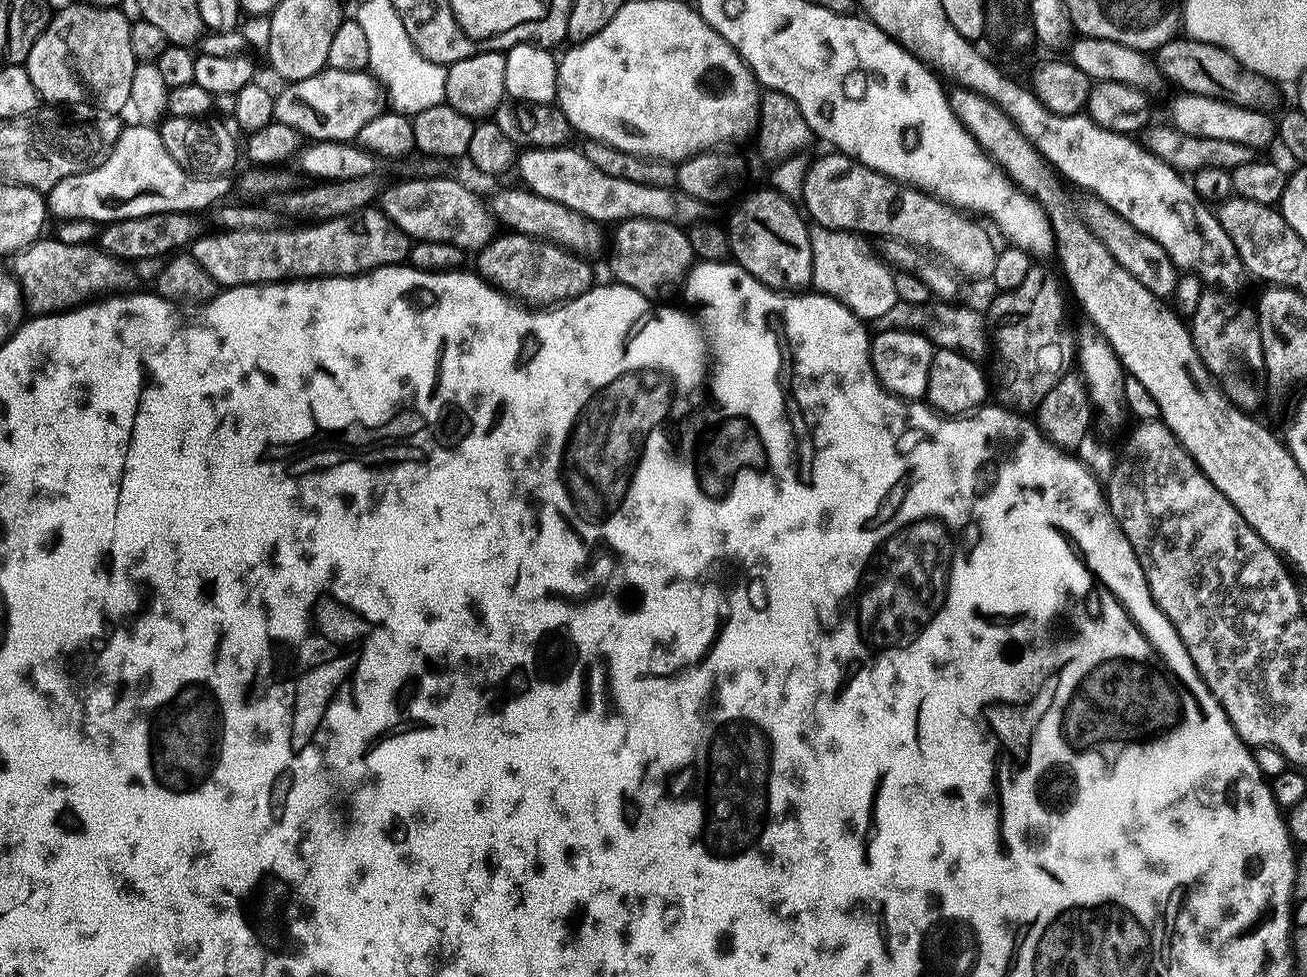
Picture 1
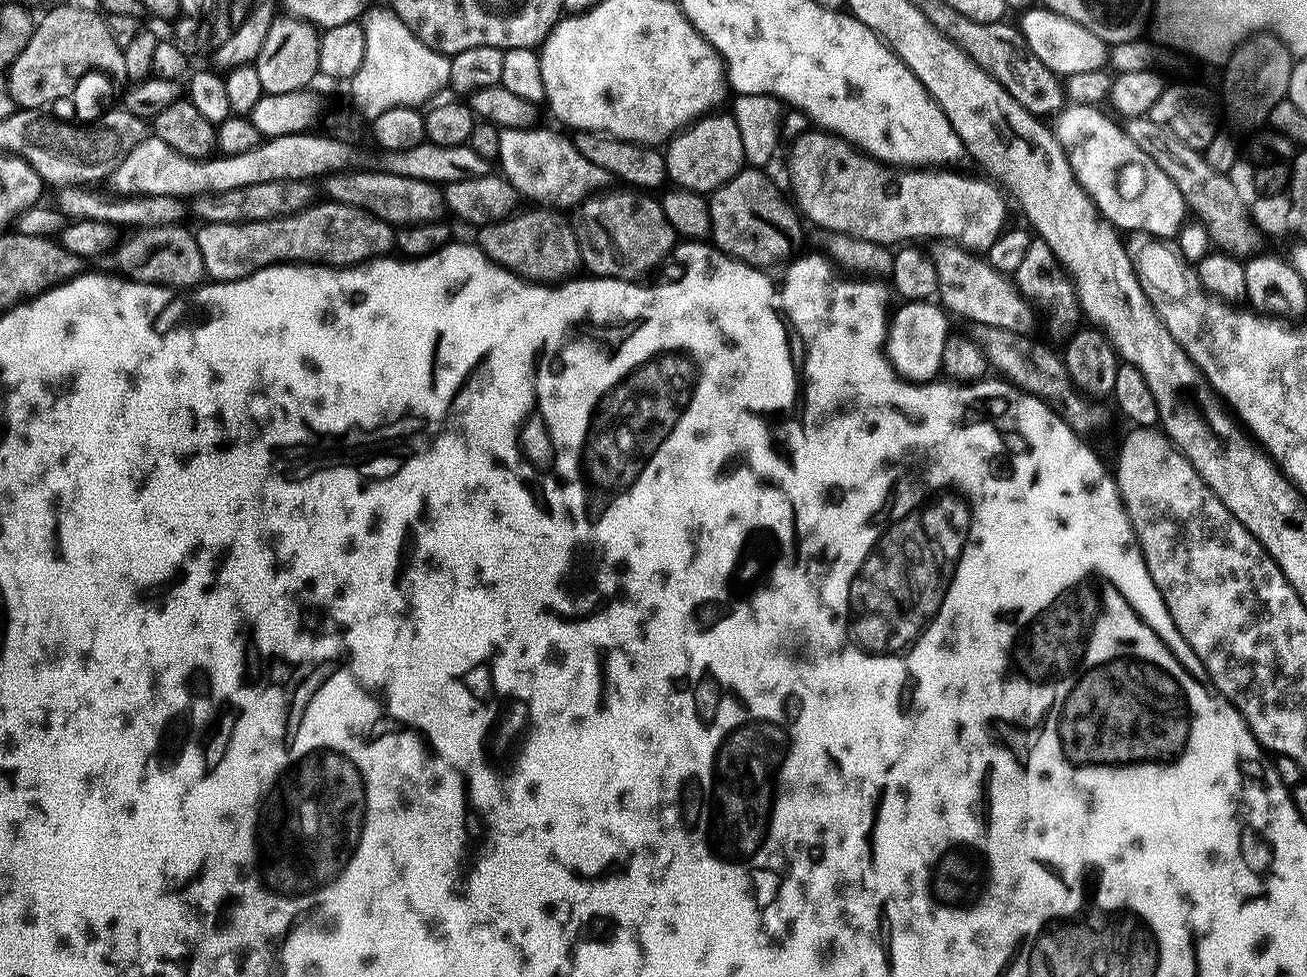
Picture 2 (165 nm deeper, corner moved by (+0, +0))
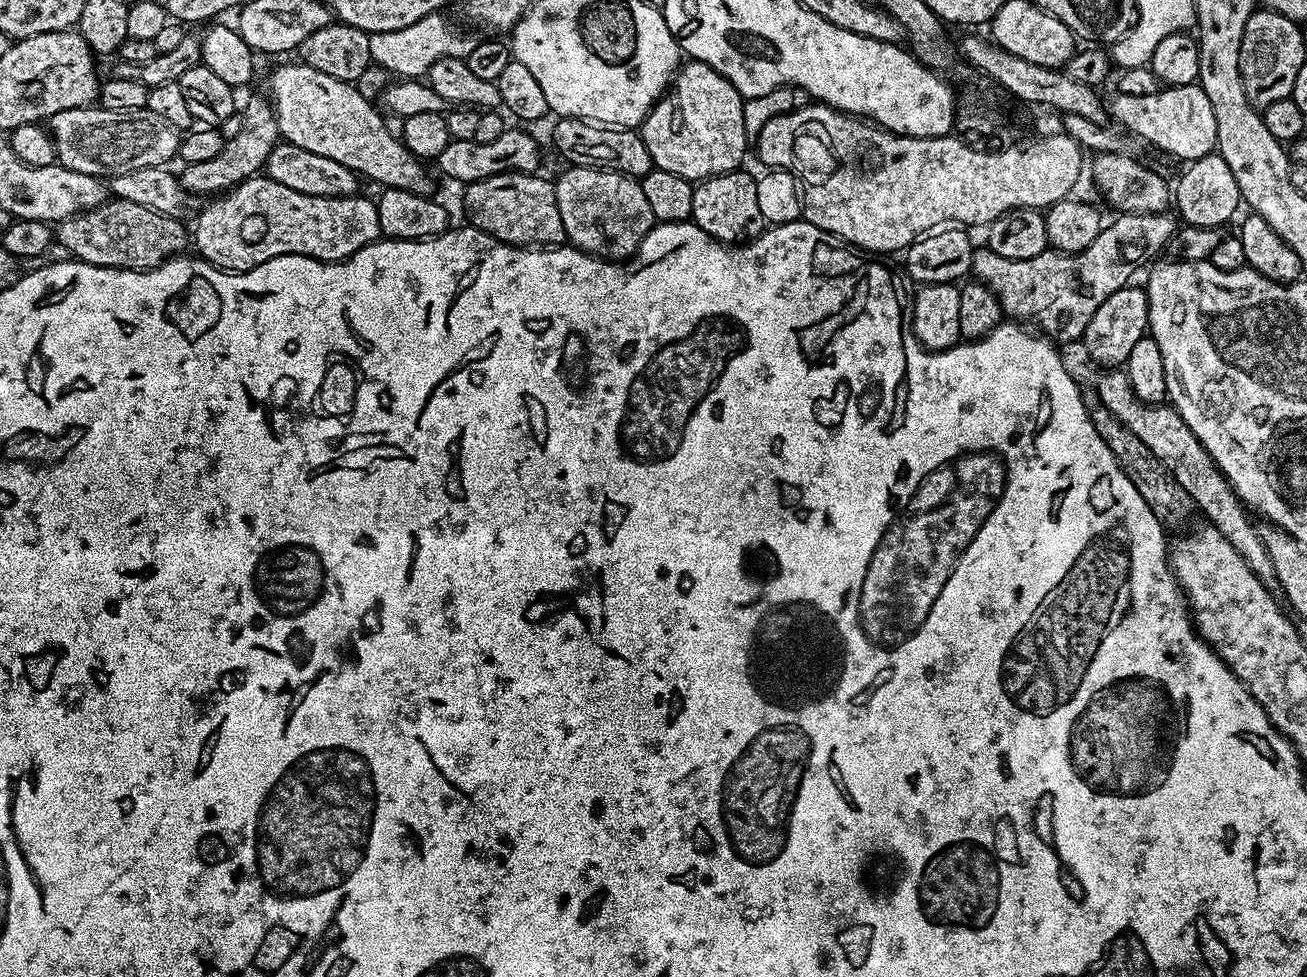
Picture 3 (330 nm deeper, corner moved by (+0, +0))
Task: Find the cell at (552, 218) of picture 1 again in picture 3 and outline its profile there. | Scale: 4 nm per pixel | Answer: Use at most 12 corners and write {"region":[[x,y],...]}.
{"region":[[273,74],[280,135],[384,188],[433,195],[427,167],[355,83]]}

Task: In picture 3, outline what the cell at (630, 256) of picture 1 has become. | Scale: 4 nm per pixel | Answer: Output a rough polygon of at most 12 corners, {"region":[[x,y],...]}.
{"region":[[565,169],[554,191],[567,243],[609,262],[657,223],[640,180]]}

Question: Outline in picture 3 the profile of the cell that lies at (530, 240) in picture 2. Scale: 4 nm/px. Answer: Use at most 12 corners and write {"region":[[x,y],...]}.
{"region":[[551,179],[467,185],[467,223],[515,248],[565,243]]}

